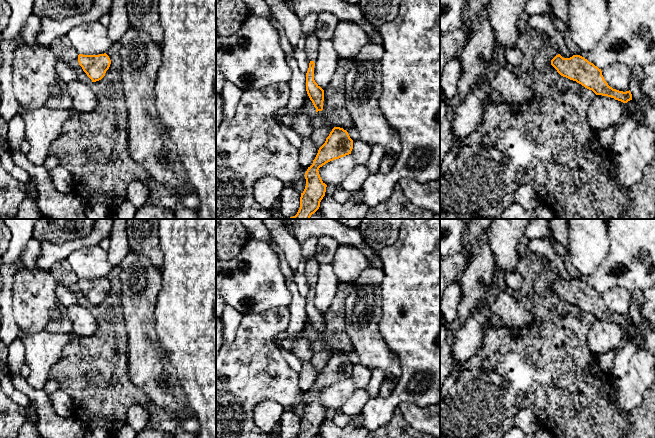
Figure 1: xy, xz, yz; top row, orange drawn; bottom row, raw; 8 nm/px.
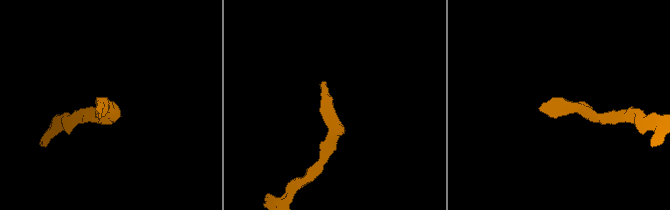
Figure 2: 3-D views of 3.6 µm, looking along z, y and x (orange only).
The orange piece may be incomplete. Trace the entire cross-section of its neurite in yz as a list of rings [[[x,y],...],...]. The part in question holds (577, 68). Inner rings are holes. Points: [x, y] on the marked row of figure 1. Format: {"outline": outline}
{"outline": [[[558,54],[551,60],[551,65],[561,76],[576,81],[596,95],[611,97],[623,103],[632,100],[630,90],[623,92],[610,87],[601,69],[580,55],[563,58]]]}

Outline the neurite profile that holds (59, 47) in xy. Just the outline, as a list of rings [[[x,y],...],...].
[[[66,36],[55,39],[49,46],[57,59],[70,65],[78,74],[78,79],[91,84],[92,80],[83,71],[78,62],[78,53]]]

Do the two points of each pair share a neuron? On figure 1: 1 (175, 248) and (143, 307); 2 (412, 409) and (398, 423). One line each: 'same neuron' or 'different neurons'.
1: different neurons
2: different neurons

